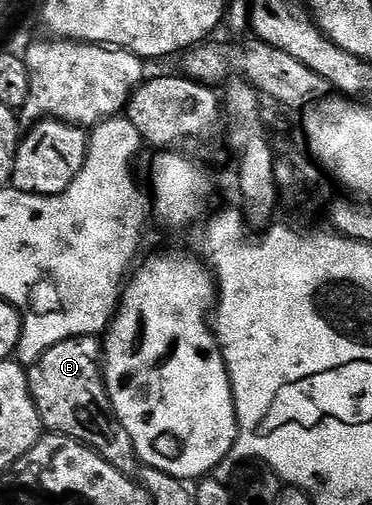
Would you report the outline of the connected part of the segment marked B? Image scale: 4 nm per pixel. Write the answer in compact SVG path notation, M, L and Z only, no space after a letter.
M74 336L65 342L57 342L57 346L45 350L45 354L41 354L41 358L27 368L27 381L37 414L48 433L68 436L78 444L92 448L97 455L105 458L105 462L109 462L109 466L121 470L121 474L134 477L140 471L141 461L135 452L133 438L129 438L129 430L121 426L111 409L111 399L103 383L103 342L99 336Z

